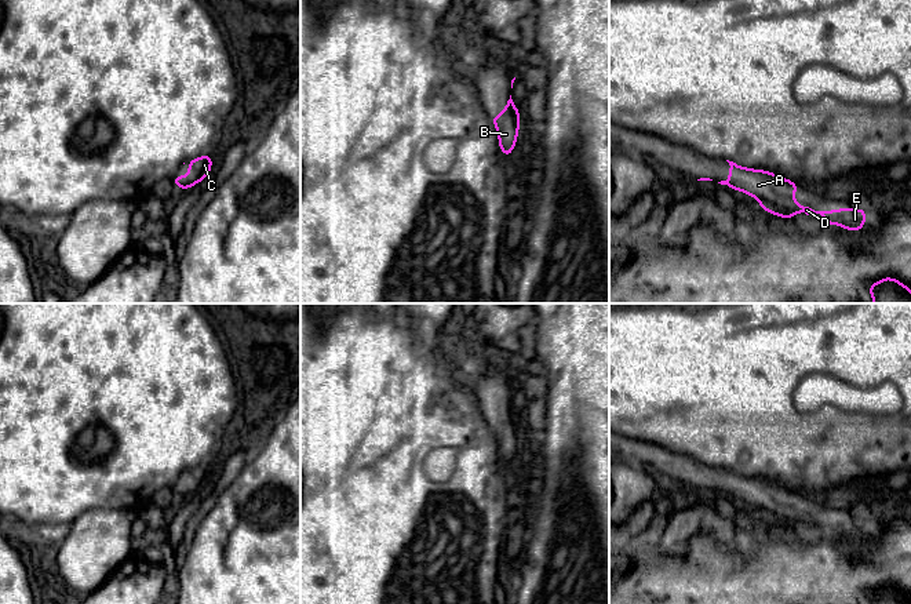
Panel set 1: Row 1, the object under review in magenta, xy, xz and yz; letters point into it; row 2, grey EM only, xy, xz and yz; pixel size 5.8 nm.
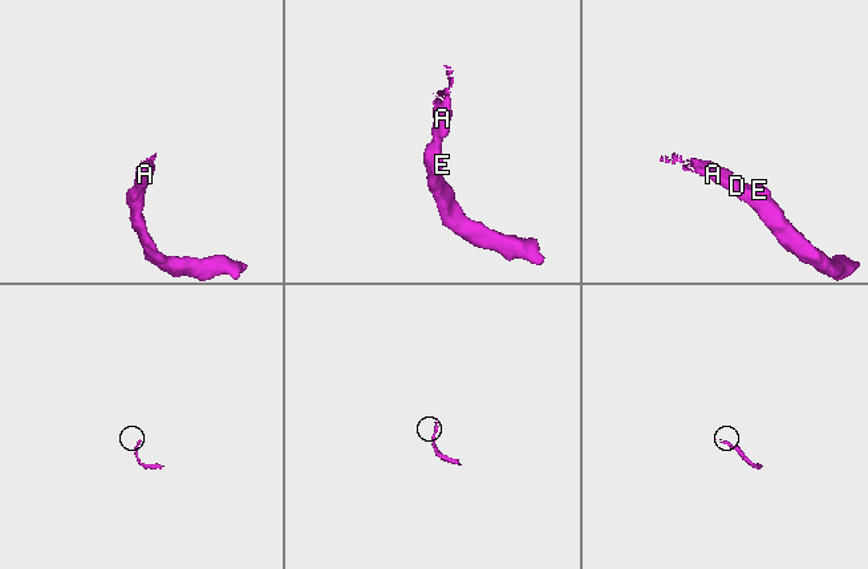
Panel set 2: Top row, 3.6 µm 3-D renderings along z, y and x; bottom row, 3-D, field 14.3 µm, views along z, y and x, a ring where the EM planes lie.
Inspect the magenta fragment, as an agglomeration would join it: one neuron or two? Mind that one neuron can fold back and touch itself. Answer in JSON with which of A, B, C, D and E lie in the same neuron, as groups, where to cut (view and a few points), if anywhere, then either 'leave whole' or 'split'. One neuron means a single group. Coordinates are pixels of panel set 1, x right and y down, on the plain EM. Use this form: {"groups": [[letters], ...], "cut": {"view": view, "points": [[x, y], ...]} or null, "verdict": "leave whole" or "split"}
{"groups": [["A", "B", "C", "D", "E"]], "cut": null, "verdict": "leave whole"}

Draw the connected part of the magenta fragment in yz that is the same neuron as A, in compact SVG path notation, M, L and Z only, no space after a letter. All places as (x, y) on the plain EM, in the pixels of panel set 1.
M729 470L729 488L718 492L729 495L732 499L740 499L758 509L762 519L790 528L798 521L820 523L830 535L841 534L845 539L859 541L866 532L866 519L859 517L837 517L826 520L815 520L806 514L801 514L794 509L798 492L776 484L770 480L740 476Z

